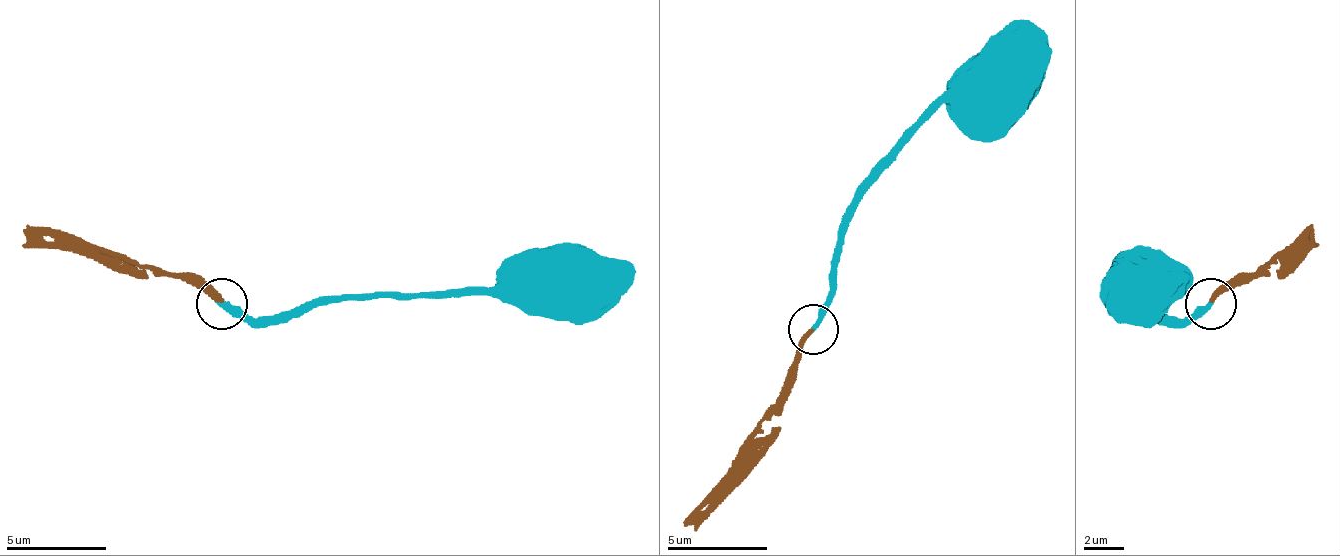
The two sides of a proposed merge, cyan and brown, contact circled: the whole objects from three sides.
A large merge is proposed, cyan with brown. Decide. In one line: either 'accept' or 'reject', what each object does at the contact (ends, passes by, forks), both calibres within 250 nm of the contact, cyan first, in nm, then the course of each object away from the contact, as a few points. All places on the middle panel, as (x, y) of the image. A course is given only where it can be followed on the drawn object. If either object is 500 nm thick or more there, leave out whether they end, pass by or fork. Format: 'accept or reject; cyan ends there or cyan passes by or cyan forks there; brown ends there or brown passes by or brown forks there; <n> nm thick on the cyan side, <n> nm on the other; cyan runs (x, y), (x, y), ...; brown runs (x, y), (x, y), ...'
accept; cyan ends there; brown ends there; 280 nm thick on the cyan side, 280 nm on the other; cyan runs (813, 328), (830, 293), (834, 247), (860, 202), (924, 121), (945, 100), (966, 100), (998, 65), (1014, 59); brown runs (813, 328), (787, 403), (761, 424), (753, 464), (711, 504), (683, 525)

